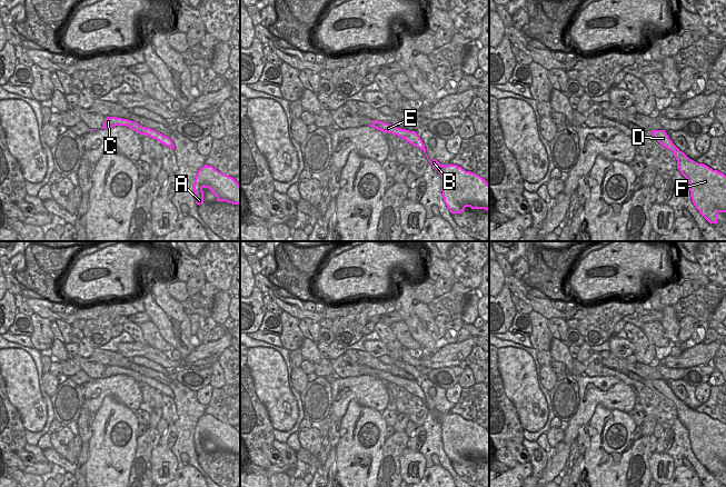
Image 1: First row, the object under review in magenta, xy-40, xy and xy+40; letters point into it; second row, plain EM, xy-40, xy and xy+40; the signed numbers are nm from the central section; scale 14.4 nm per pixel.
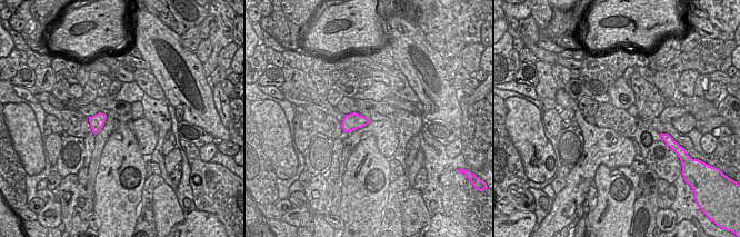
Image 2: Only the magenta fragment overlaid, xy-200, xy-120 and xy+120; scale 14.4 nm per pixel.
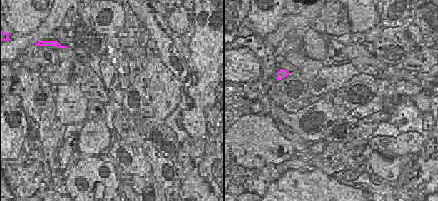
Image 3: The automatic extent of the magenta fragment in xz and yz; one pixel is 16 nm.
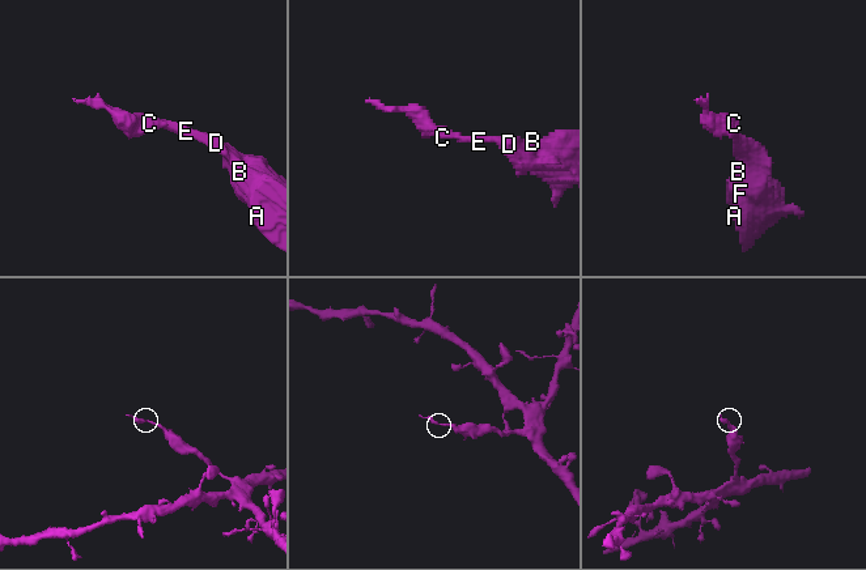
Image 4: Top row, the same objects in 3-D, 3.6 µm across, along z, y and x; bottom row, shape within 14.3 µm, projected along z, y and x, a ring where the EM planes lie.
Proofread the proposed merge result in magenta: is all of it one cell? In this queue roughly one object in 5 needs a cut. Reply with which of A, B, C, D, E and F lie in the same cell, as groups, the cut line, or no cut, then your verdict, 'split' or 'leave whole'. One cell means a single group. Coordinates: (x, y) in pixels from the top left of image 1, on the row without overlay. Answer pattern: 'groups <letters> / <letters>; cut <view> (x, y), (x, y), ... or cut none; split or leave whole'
groups A B D F / C E; cut xy (408, 379), (401, 386); split

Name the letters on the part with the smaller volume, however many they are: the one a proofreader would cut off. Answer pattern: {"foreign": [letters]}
{"foreign": ["C", "E"]}

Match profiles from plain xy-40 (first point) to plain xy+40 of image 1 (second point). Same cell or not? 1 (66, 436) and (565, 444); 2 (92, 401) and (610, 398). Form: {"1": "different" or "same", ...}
{"1": "different", "2": "same"}

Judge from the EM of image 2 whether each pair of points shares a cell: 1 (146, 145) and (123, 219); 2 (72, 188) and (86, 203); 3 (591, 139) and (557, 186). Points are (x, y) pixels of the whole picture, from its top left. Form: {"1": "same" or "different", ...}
{"1": "different", "2": "same", "3": "different"}

